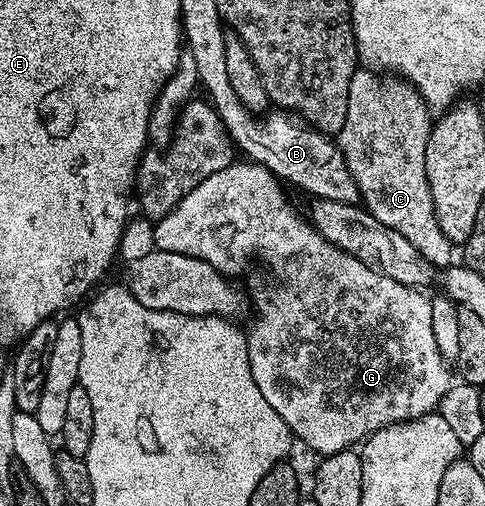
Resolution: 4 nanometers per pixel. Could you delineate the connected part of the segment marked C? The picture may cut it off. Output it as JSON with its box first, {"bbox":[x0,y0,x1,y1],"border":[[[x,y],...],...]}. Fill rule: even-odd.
{"bbox":[338,67,454,267],"border":[[[360,67],[354,79],[350,79],[350,107],[346,107],[346,123],[342,123],[338,144],[350,173],[354,175],[363,208],[374,215],[378,223],[398,231],[398,235],[406,235],[406,239],[410,239],[410,243],[414,243],[414,247],[418,247],[418,251],[422,251],[422,255],[426,255],[434,267],[447,267],[454,261],[454,242],[442,233],[442,227],[438,225],[430,183],[426,179],[426,143],[433,124],[433,110],[428,108],[424,96],[410,82],[395,75]]]}

